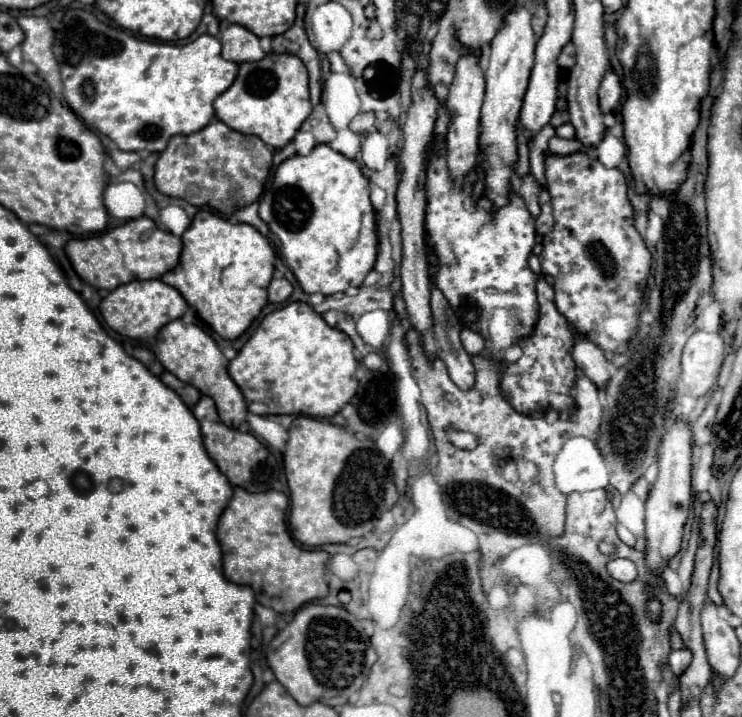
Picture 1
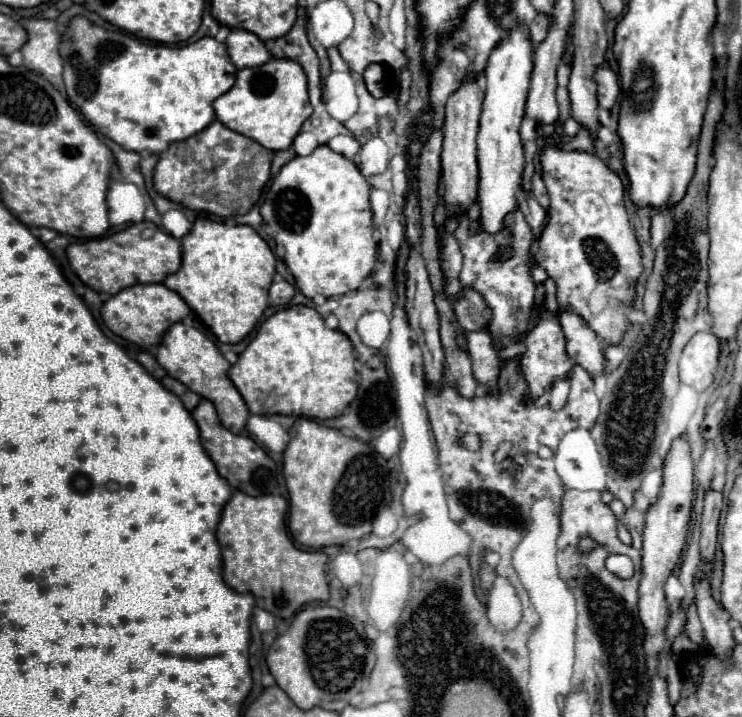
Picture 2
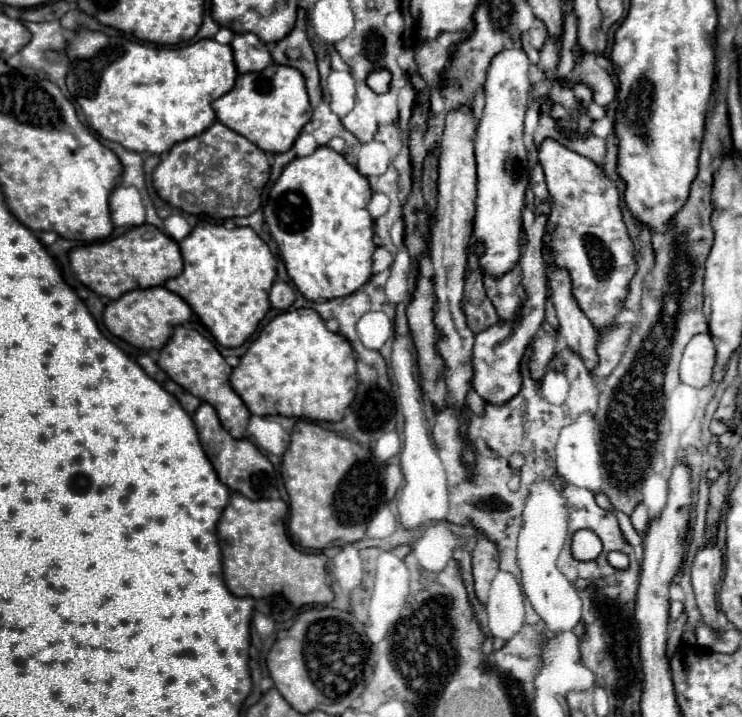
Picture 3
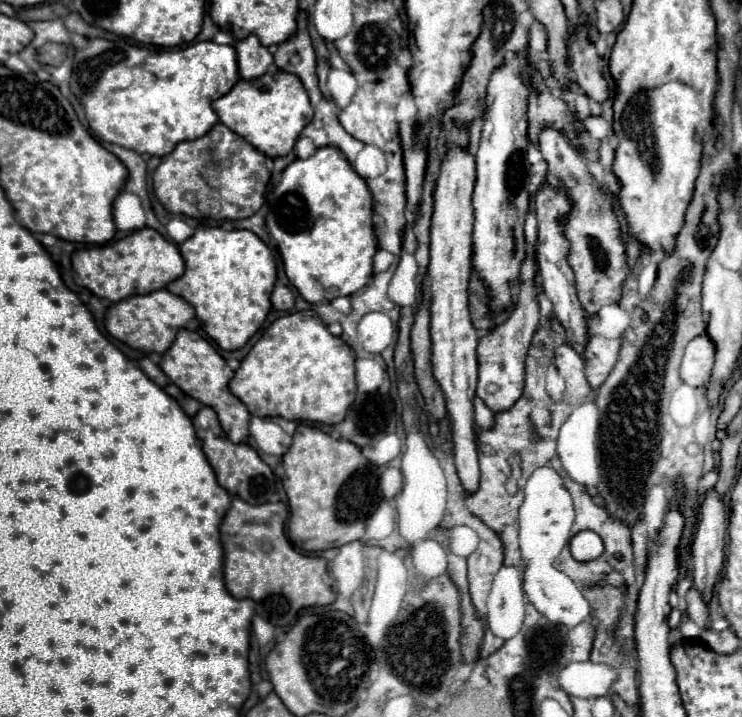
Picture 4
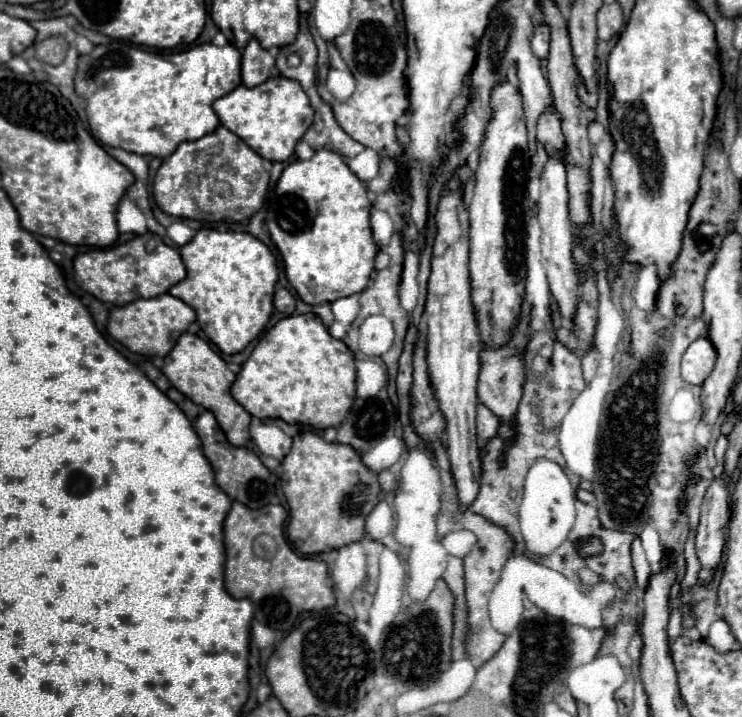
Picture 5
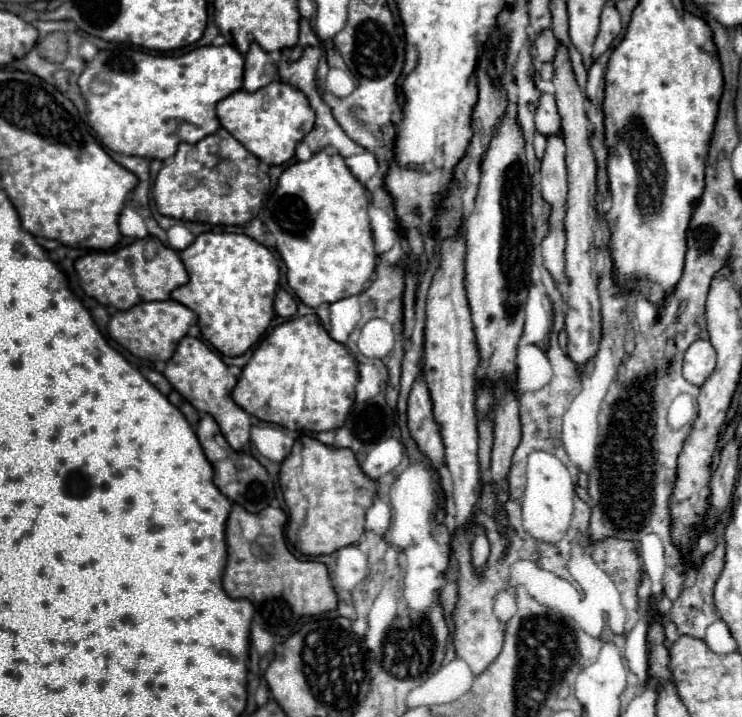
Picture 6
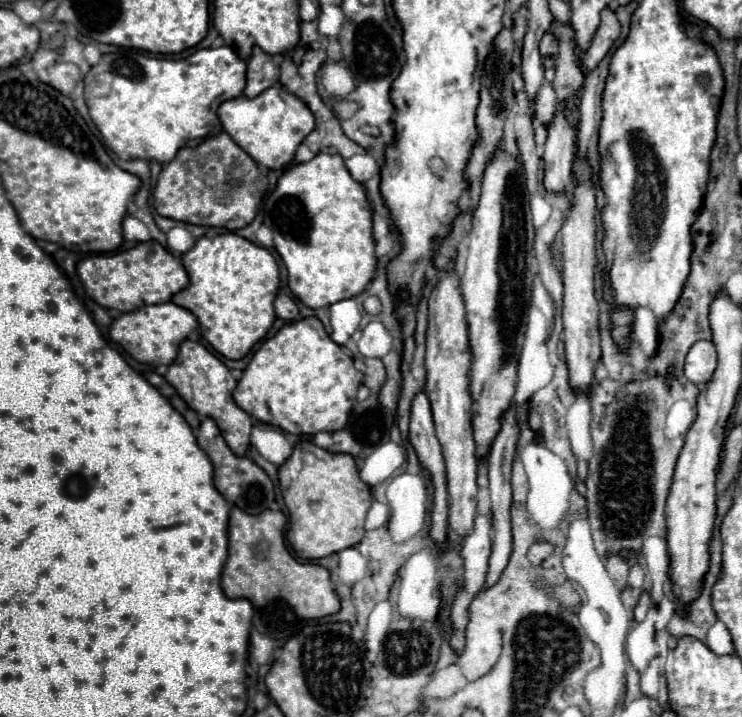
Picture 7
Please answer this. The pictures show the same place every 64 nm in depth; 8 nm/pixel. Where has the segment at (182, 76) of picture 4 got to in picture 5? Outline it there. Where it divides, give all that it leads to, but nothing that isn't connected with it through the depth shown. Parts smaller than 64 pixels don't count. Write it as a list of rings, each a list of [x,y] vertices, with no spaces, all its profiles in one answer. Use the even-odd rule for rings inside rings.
[[[116,40],[78,58],[74,90],[86,100],[88,126],[102,144],[134,154],[168,158],[180,142],[198,140],[220,124],[212,102],[240,82],[240,50],[232,44],[198,44],[184,52],[148,52]]]

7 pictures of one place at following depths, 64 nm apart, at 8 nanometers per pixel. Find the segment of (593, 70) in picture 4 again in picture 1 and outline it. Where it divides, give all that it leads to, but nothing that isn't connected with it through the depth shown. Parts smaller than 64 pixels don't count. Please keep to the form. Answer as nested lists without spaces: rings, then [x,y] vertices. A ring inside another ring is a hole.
[[[612,70],[604,74],[598,96],[600,96],[600,108],[602,108],[604,114],[616,110],[616,106],[618,106],[618,102],[622,98],[622,82]]]

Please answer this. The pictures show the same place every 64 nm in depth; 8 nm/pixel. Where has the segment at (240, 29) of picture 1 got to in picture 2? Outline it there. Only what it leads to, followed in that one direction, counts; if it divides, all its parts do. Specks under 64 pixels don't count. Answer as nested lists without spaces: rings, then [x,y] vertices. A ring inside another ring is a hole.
[[[232,28],[228,38],[226,38],[226,48],[228,48],[228,58],[236,68],[250,68],[250,66],[260,66],[270,60],[268,50],[264,48],[262,40],[242,28]]]

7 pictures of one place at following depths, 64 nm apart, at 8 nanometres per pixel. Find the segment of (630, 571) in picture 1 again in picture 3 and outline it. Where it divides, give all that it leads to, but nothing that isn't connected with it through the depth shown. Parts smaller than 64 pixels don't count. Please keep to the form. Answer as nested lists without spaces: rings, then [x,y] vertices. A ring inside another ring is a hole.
[[[610,552],[610,554],[608,554],[608,564],[610,564],[612,568],[616,568],[616,570],[628,570],[630,560],[628,560],[628,556],[622,554],[622,552]]]

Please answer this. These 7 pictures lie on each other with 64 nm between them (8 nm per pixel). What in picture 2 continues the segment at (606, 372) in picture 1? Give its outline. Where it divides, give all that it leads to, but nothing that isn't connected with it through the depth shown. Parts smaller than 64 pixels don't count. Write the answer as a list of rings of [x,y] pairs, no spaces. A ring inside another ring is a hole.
[[[560,310],[560,324],[568,340],[566,350],[574,364],[580,364],[592,378],[600,376],[606,368],[604,350],[598,336],[588,328],[588,324],[574,312]]]

